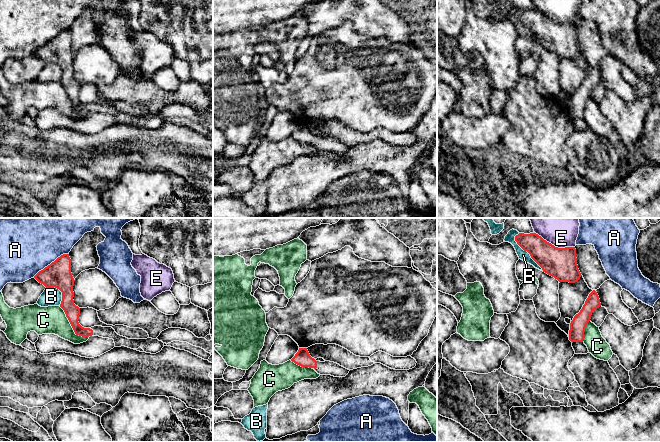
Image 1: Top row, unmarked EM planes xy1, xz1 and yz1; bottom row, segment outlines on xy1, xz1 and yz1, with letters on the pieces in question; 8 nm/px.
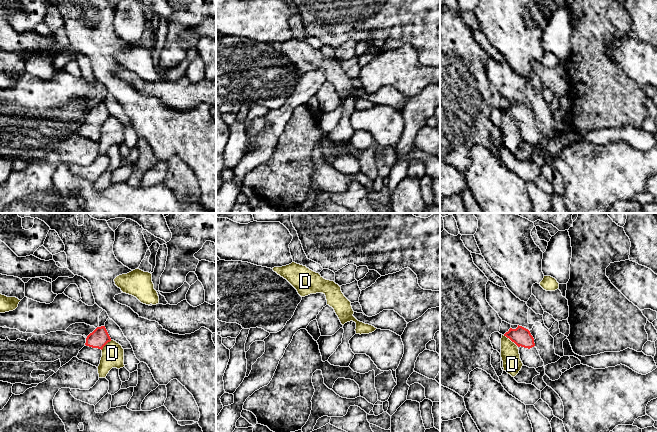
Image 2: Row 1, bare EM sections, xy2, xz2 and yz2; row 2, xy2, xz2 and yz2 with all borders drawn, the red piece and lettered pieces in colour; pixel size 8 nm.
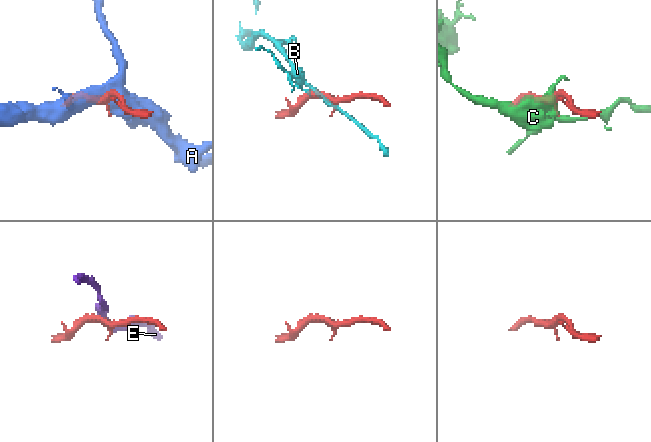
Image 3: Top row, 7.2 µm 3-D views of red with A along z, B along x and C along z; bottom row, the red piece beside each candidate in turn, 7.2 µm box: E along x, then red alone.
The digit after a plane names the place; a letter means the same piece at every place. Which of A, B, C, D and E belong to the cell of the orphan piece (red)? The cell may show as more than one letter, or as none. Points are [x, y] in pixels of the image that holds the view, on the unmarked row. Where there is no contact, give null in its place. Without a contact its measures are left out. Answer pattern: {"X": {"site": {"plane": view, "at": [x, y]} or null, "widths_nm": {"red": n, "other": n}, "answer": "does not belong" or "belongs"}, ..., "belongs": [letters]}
{"A": {"site": {"plane": "xy1", "at": [51, 39]}, "widths_nm": {"red": 220, "other": 420}, "answer": "does not belong"}, "B": {"site": {"plane": "yz1", "at": [527, 27]}, "widths_nm": {"red": 240, "other": 80}, "answer": "does not belong"}, "C": {"site": {"plane": "xy1", "at": [71, 101]}, "widths_nm": {"red": 120, "other": 220}, "answer": "does not belong"}, "D": {"site": {"plane": "yz2", "at": [511, 116]}, "widths_nm": {"red": 150, "other": 160}, "answer": "does not belong"}, "E": {"site": {"plane": "yz1", "at": [554, 22]}, "widths_nm": {"red": 260, "other": 190}, "answer": "does not belong"}, "belongs": []}

